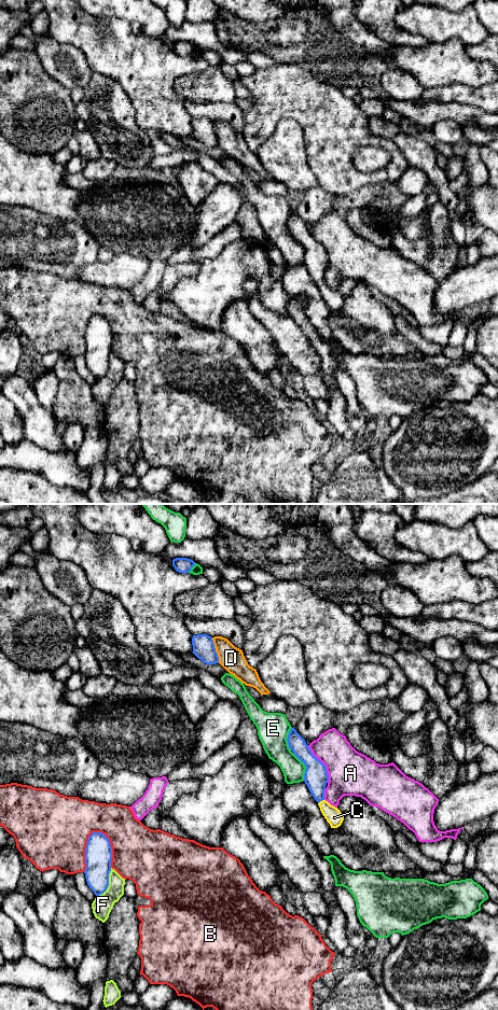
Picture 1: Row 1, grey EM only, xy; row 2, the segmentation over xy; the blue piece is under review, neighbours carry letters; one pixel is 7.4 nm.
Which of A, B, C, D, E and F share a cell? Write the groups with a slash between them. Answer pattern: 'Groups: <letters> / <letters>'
Groups: A / B / C / D / E / F

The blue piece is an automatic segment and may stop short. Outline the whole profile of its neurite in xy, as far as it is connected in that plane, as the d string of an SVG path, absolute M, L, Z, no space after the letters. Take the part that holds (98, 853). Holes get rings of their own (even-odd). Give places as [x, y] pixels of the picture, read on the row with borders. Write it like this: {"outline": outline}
{"outline": "M93 832L85 848L85 878L96 896L103 894L109 886L112 847L109 839L101 832Z"}

